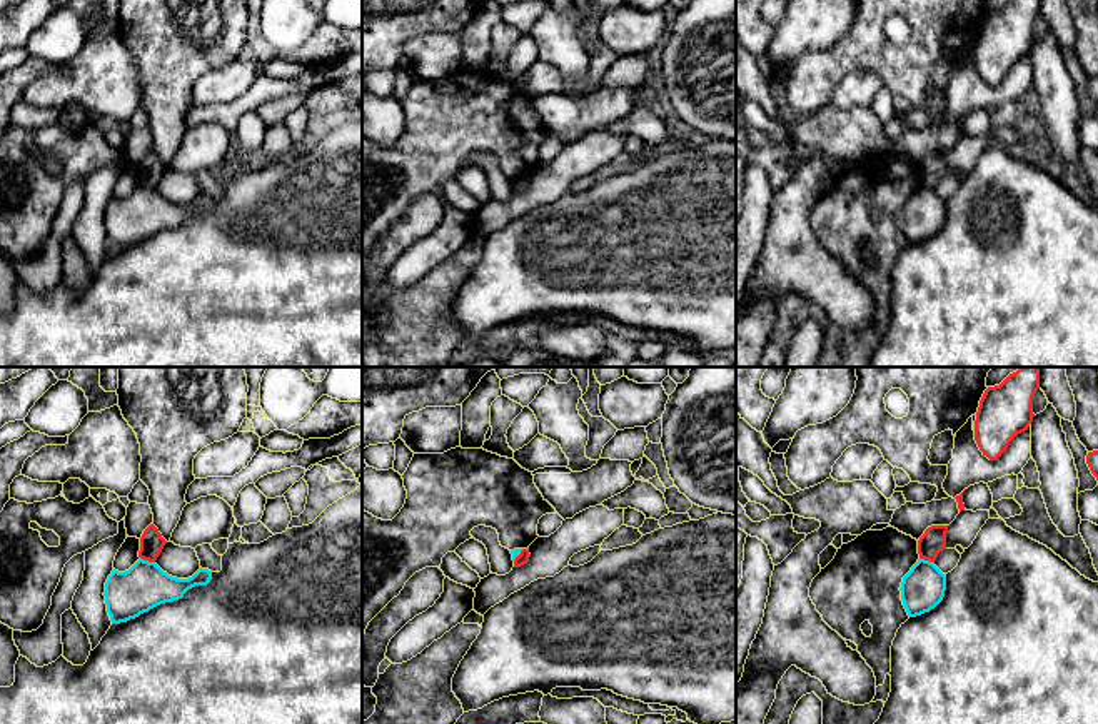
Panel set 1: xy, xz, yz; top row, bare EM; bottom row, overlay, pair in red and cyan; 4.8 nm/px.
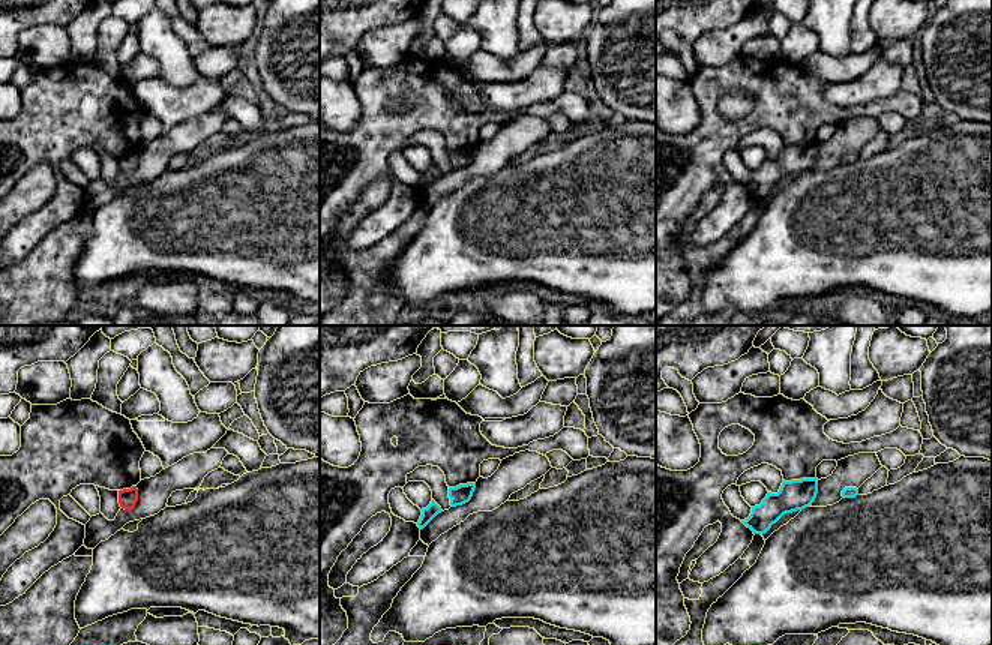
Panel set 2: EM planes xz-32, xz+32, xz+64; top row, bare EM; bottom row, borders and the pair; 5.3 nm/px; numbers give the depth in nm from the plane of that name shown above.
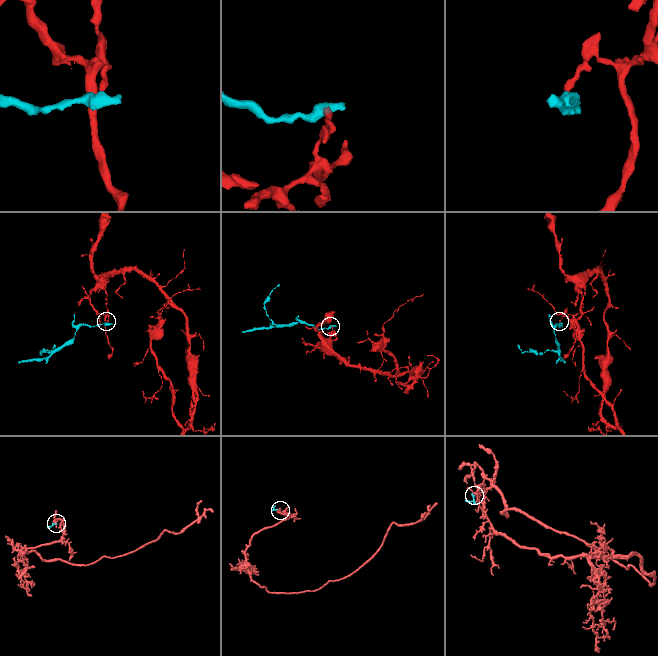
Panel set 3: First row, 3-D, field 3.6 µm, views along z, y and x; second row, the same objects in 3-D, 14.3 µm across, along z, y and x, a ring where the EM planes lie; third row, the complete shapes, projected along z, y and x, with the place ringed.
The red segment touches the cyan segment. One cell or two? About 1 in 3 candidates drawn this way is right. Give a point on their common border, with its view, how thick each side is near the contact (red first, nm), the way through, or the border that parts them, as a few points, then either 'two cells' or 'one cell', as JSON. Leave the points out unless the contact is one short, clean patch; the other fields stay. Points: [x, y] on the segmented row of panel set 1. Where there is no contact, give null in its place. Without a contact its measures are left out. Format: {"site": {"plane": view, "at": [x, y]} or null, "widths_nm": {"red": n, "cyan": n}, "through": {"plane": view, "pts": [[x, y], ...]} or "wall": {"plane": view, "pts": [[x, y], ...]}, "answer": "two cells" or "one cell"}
{"site": {"plane": "xy", "at": [147, 559]}, "widths_nm": {"red": 120, "cyan": 220}, "wall": {"plane": "xy", "pts": [[141, 558], [154, 563]]}, "answer": "two cells"}

